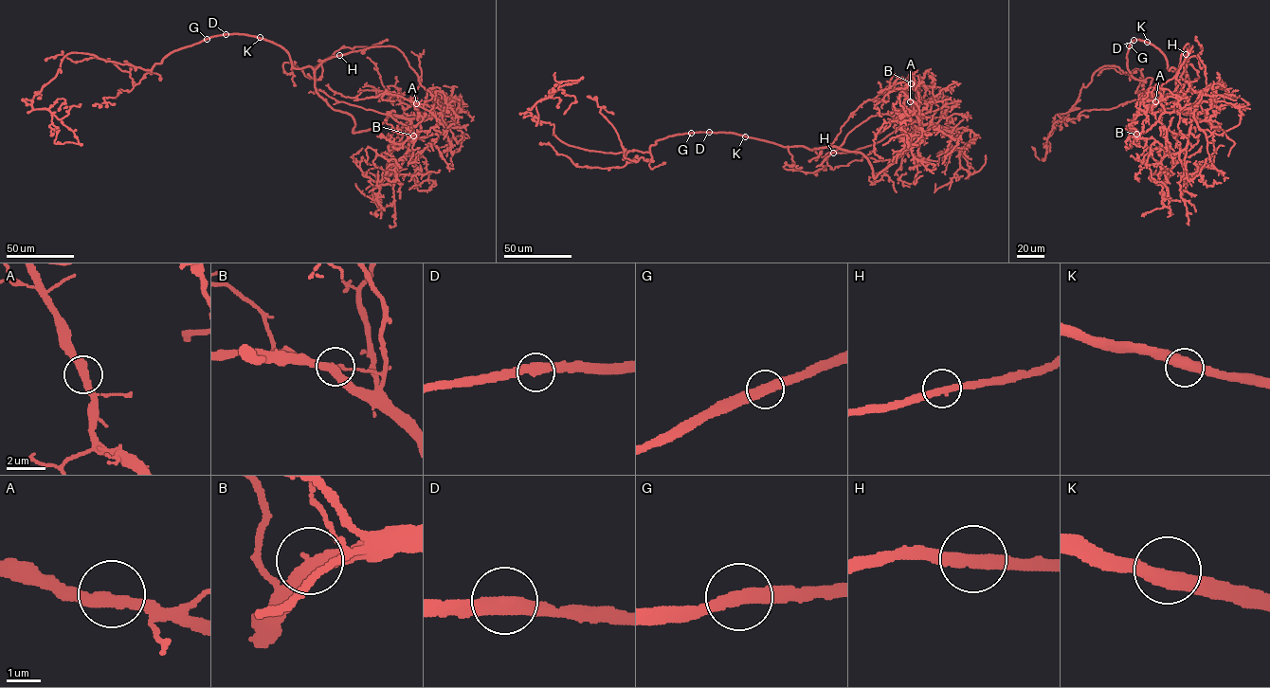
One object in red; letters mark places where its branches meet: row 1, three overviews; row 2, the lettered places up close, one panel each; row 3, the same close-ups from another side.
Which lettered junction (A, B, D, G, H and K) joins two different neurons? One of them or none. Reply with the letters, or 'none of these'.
none of these

